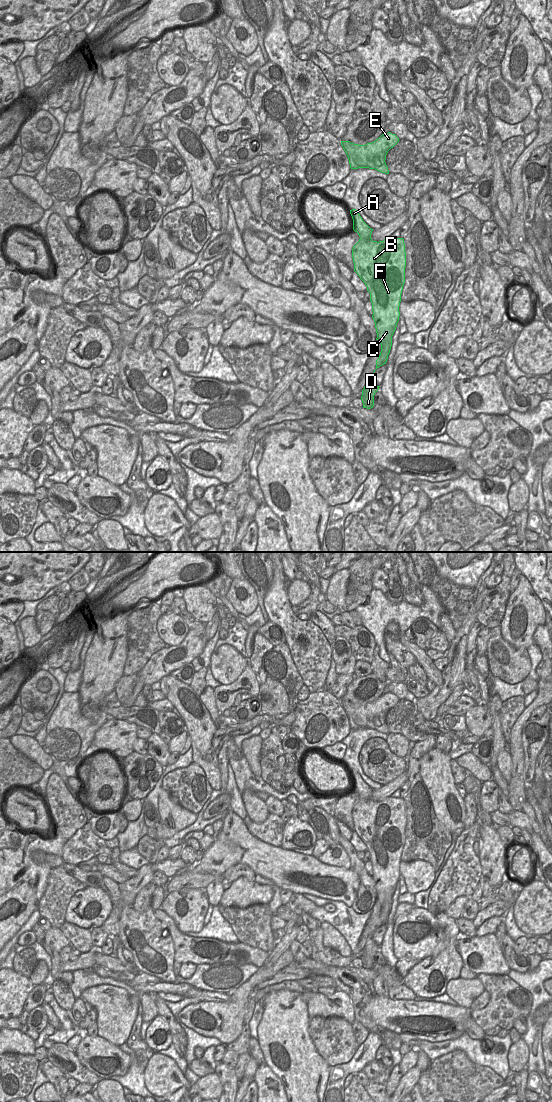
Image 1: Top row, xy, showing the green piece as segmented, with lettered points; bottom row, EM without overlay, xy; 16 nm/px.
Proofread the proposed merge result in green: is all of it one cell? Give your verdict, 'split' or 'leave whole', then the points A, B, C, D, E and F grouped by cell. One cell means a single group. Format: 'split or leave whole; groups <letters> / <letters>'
leave whole; groups A B C D E F

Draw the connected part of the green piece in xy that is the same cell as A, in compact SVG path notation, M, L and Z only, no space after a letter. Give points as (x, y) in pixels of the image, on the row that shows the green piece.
M356 209L350 210L353 219L353 230L358 233L360 239L353 246L352 258L354 271L365 283L370 293L372 303L372 318L375 322L377 338L381 344L381 352L376 360L376 369L386 364L392 346L392 336L399 321L399 306L401 294L405 283L406 252L403 238L387 237L383 241L373 241L371 229L362 219Z

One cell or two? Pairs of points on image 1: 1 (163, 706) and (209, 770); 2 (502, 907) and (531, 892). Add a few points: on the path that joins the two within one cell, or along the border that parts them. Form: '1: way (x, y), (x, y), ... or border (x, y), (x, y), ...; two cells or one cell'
1: border (165, 698), (174, 707); two cells
2: border (519, 893), (519, 896), (514, 901); two cells

